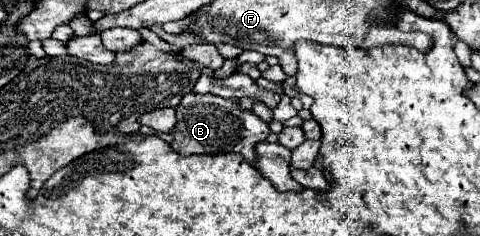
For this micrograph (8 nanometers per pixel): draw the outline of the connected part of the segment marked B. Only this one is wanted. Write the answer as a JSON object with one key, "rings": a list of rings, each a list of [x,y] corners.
{"rings":[[[189,93],[181,99],[177,111],[177,125],[173,127],[173,151],[179,155],[195,155],[195,153],[239,153],[245,161],[255,161],[255,145],[265,141],[269,135],[269,125],[263,123],[255,113],[247,113],[239,107],[235,99],[221,99],[217,95],[197,95]]]}

